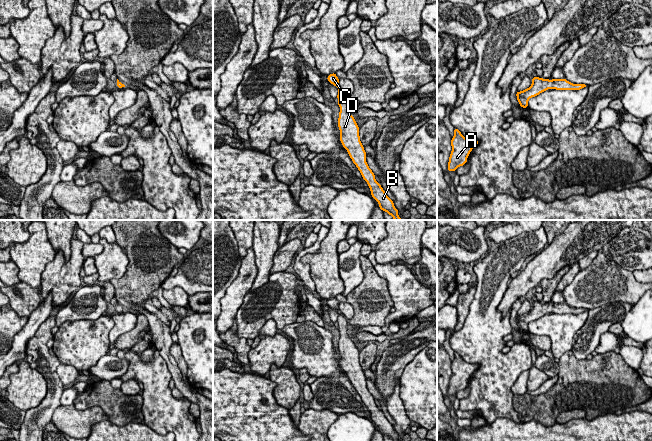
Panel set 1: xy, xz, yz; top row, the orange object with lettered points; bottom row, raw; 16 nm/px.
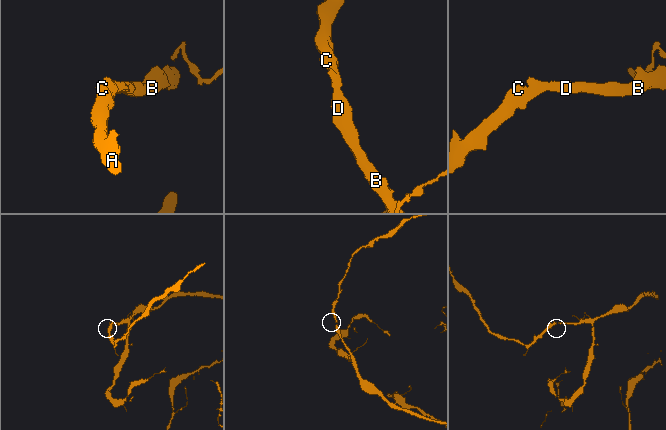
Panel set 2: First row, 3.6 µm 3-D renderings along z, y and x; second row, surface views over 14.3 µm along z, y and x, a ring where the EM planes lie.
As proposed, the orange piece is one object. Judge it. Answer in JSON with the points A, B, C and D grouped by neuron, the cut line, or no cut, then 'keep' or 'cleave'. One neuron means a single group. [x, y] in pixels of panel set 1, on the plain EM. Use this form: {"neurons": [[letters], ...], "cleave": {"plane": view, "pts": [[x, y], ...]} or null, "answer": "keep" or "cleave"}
{"neurons": [["A", "B", "C", "D"]], "cleave": null, "answer": "keep"}

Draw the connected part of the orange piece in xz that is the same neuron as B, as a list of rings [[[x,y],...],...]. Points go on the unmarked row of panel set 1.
[[[336,297],[327,300],[329,307],[338,312],[338,330],[341,332],[338,342],[338,351],[340,354],[340,366],[349,377],[350,382],[360,395],[363,403],[367,406],[371,420],[379,427],[379,432],[387,436],[392,441],[399,441],[398,434],[393,425],[387,420],[382,410],[376,405],[375,399],[366,386],[366,376],[360,365],[359,351],[355,342],[349,335],[349,324],[347,318],[339,310],[339,302]]]

